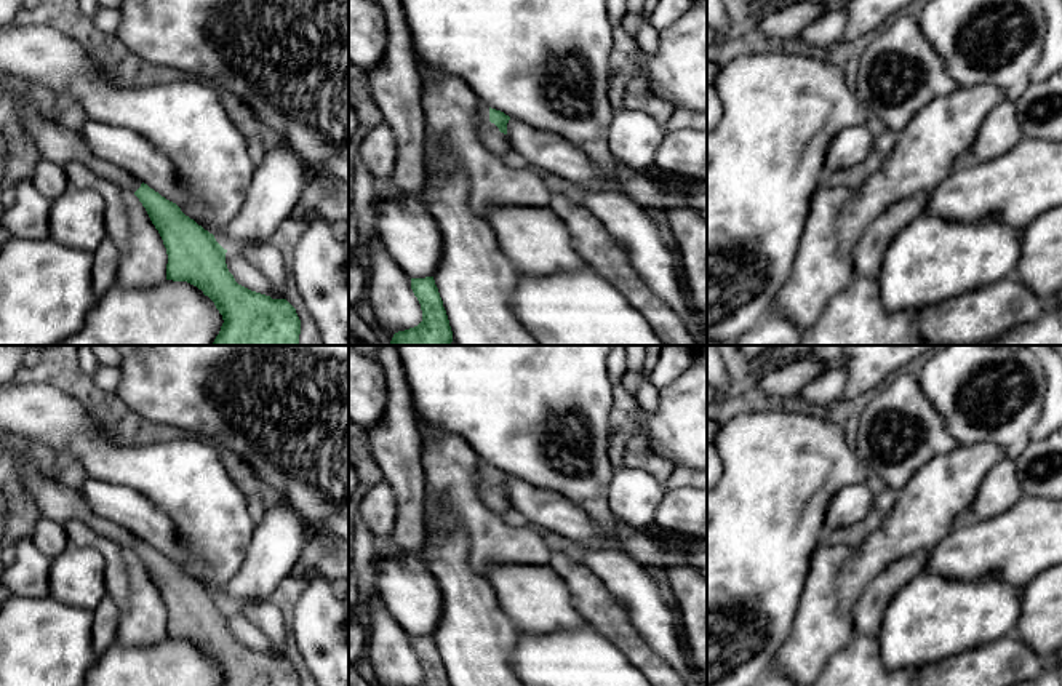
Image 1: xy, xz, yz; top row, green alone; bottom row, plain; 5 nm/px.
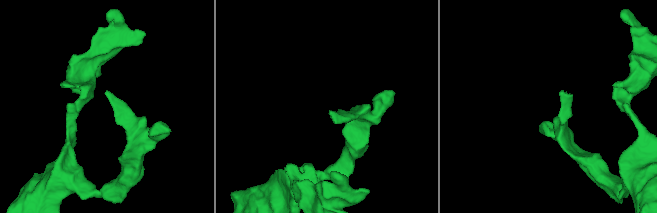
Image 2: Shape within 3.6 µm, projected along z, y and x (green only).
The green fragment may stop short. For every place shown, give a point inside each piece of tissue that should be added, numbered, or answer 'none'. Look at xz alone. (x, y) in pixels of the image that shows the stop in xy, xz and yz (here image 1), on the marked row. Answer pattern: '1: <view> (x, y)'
1: xz (488, 133)

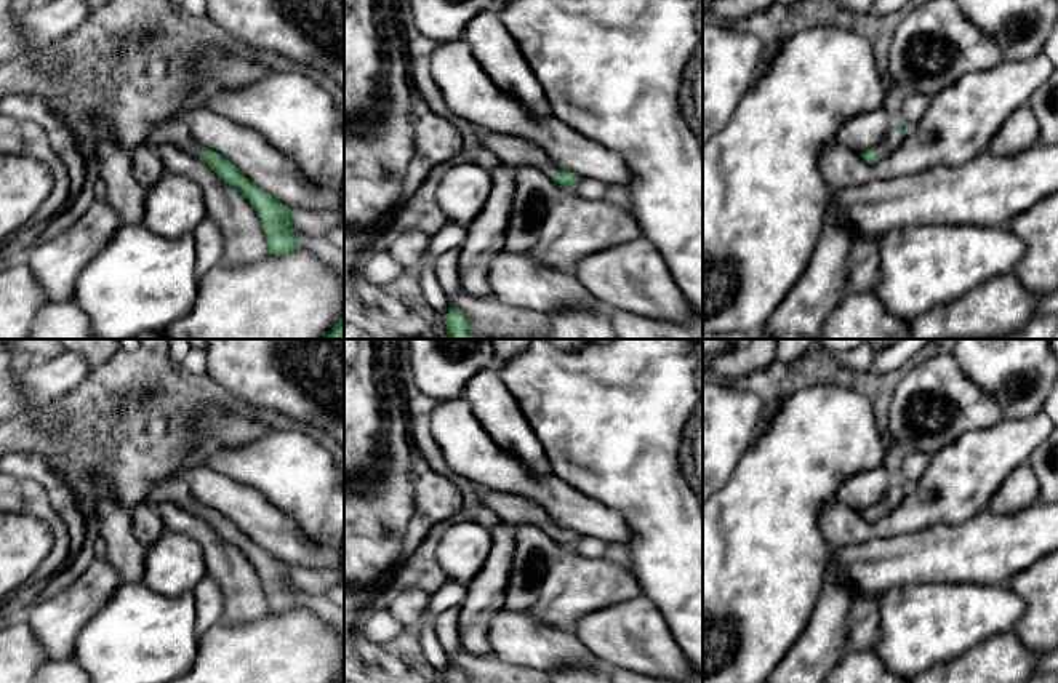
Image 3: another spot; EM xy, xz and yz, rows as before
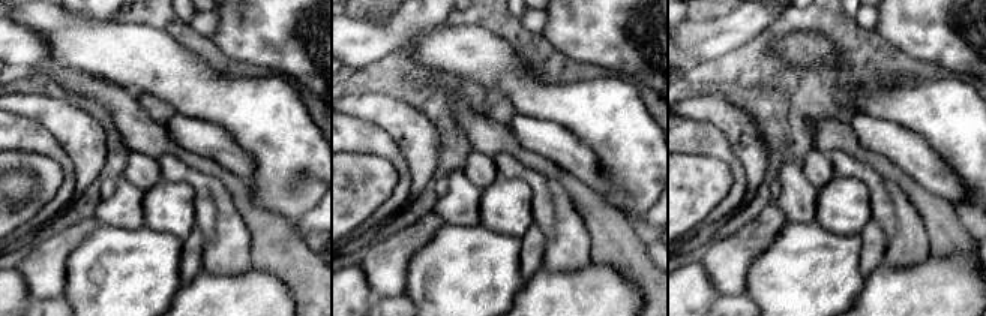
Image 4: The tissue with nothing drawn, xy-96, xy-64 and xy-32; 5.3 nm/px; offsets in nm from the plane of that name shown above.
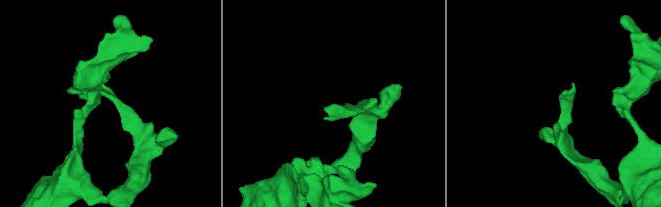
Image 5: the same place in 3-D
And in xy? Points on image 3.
1: xy (175, 130)

